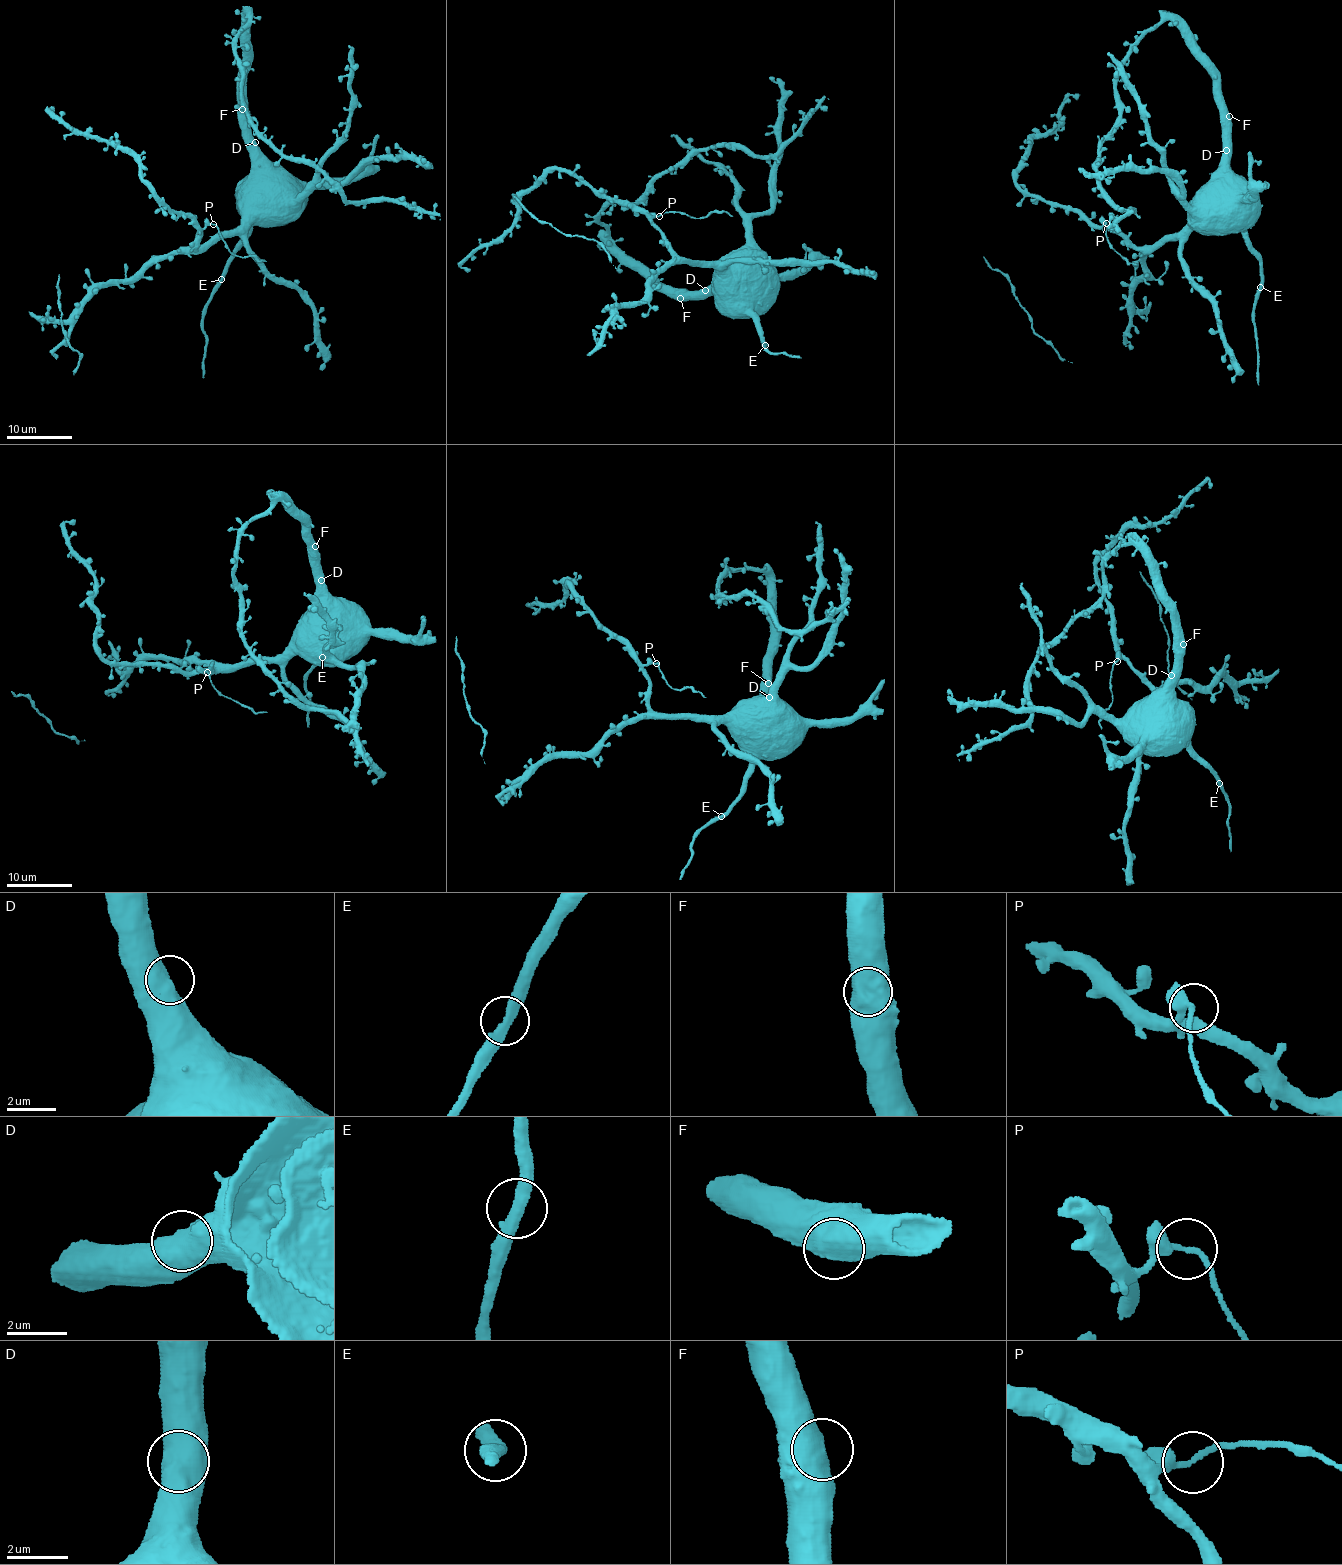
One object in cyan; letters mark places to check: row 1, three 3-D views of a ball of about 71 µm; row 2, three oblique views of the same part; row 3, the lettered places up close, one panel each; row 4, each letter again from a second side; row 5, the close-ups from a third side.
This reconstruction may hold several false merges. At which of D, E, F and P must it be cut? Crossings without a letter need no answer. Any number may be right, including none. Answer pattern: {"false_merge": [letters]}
{"false_merge": ["P"]}

